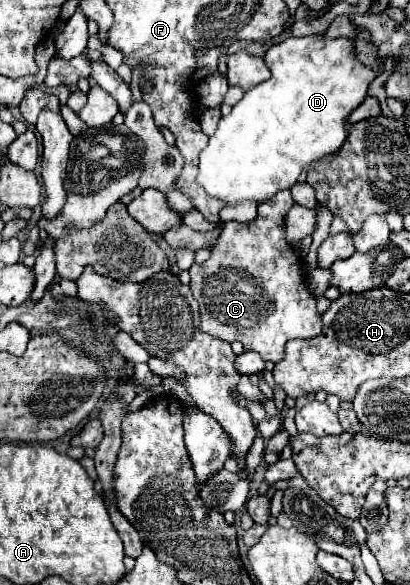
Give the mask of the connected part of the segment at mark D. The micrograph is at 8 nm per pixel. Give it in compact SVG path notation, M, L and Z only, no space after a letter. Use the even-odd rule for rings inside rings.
M289 38L265 52L265 64L273 72L271 78L245 92L241 102L233 106L233 112L219 120L207 148L203 148L199 154L197 182L209 196L223 200L227 206L235 206L245 200L253 200L257 204L269 200L279 190L291 188L309 162L329 152L337 152L345 142L343 118L365 100L367 88L377 76L355 58L355 50L345 38Z

